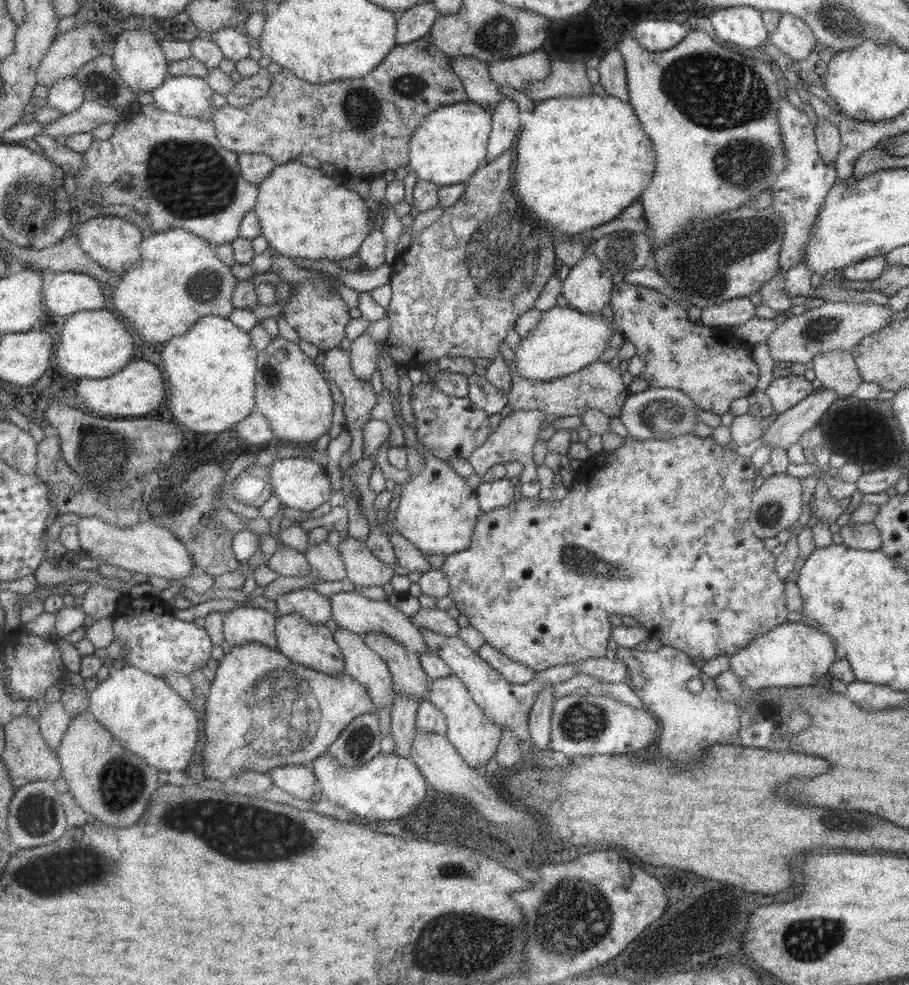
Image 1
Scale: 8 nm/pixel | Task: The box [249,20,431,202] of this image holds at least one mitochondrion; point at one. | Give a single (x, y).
(362, 107)

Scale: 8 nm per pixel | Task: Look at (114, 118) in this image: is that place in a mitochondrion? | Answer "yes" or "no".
no

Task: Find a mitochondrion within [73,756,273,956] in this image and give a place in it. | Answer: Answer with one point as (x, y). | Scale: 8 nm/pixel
(123, 782)

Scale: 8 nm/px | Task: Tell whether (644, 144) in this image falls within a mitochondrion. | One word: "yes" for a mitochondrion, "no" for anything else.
no

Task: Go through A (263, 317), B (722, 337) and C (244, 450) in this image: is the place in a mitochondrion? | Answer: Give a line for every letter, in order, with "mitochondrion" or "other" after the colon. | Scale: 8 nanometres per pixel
A: other
B: other
C: other

